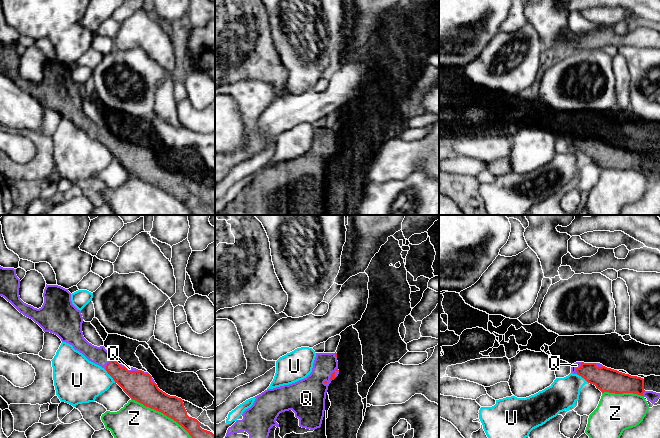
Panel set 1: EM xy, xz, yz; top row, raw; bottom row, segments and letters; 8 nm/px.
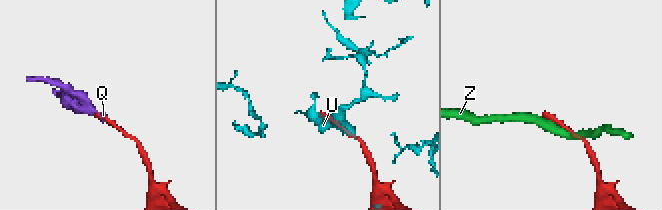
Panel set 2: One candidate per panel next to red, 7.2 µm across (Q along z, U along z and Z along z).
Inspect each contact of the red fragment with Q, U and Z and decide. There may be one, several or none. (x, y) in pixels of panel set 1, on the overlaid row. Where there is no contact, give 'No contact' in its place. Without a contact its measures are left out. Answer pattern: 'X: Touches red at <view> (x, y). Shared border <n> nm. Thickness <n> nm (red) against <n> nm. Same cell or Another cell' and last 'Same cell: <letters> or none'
Q: Touches red at yz (577, 368). Shared border 110 nm. Thickness 190 nm (red) against 50 nm. Same cell
U: Touches red at xy (110, 375). Shared border 140 nm. Thickness 220 nm (red) against 360 nm. Another cell
Z: Touches red at xy (162, 412). Shared border 600 nm. Thickness 200 nm (red) against 280 nm. Another cell
Same cell: Q

